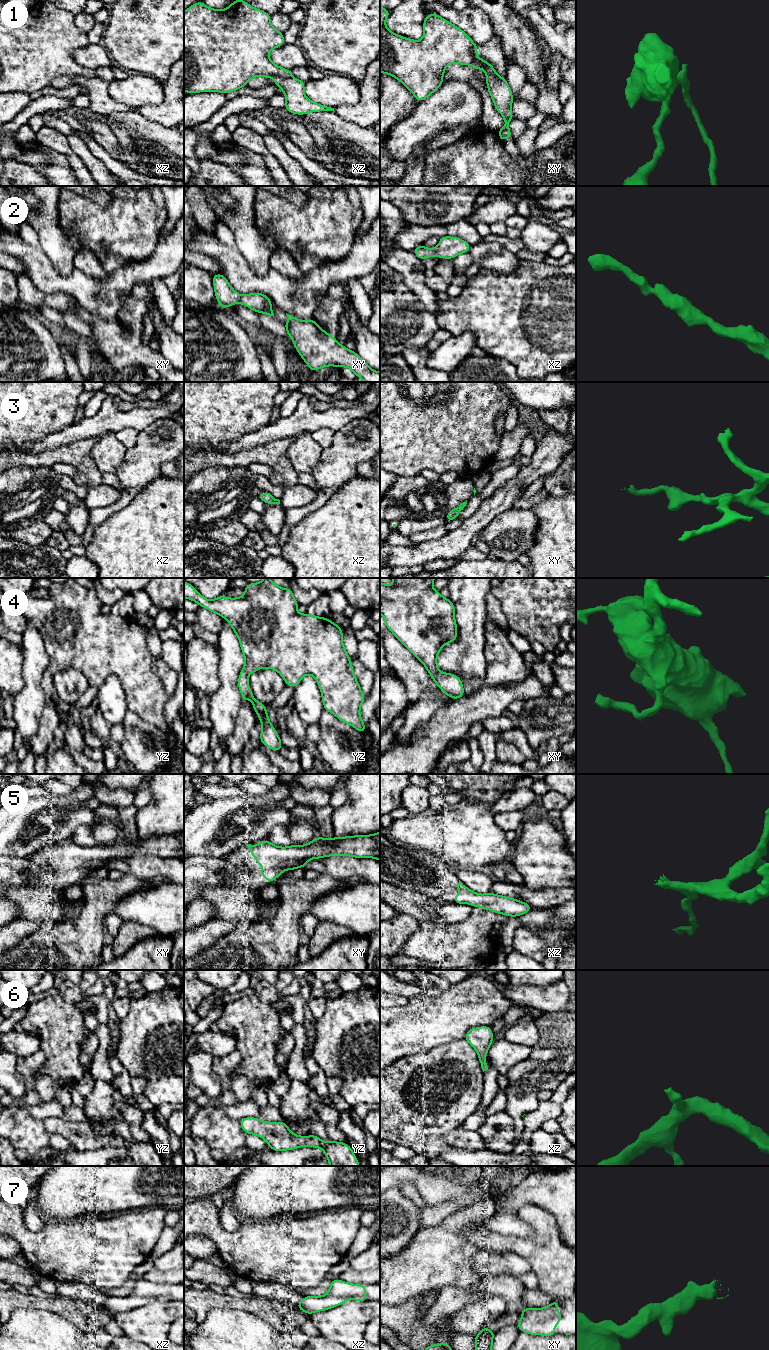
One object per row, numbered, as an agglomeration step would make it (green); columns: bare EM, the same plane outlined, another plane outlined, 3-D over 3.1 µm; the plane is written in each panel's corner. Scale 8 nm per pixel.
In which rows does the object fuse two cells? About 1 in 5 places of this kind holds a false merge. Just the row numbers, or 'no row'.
1

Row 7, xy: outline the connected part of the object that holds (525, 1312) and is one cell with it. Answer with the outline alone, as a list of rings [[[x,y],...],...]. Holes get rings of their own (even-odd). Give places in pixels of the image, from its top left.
[[[558,1300],[544,1308],[524,1308],[521,1314],[522,1319],[515,1325],[521,1332],[531,1335],[551,1337],[555,1335],[555,1326],[562,1320],[558,1312]]]

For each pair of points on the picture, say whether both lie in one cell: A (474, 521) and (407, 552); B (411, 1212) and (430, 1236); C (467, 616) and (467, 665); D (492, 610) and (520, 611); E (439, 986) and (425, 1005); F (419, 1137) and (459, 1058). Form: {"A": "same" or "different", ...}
{"A": "same", "B": "different", "C": "same", "D": "different", "E": "different", "F": "same"}

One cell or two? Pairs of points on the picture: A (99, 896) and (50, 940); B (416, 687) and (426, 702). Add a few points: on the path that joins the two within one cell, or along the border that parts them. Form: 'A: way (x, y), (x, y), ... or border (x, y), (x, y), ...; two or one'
A: way (94, 911), (65, 940); one
B: border (437, 686), (426, 688), (421, 696), (408, 706); two

